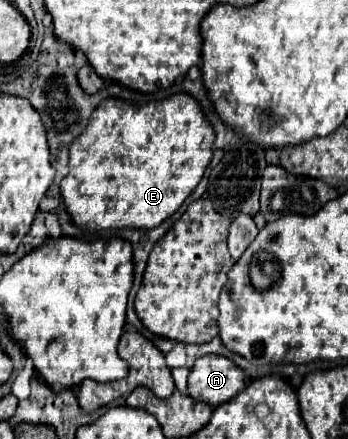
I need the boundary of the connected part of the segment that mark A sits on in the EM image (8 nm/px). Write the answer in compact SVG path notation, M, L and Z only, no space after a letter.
M203 355L195 361L189 373L187 393L209 405L221 405L235 397L245 387L243 369L223 355Z

